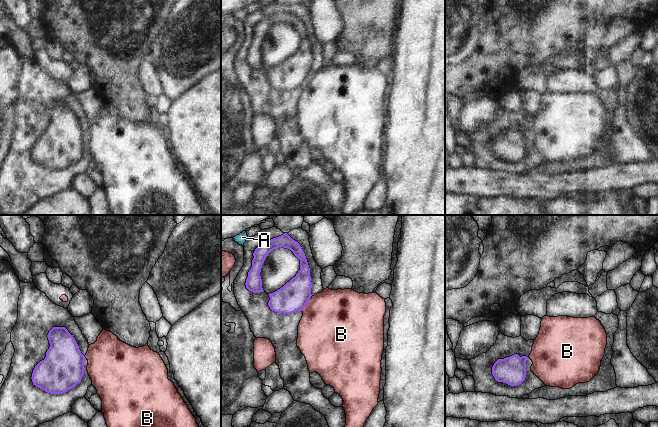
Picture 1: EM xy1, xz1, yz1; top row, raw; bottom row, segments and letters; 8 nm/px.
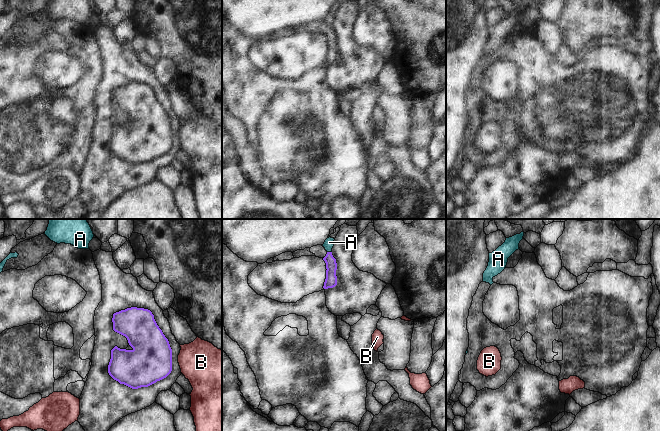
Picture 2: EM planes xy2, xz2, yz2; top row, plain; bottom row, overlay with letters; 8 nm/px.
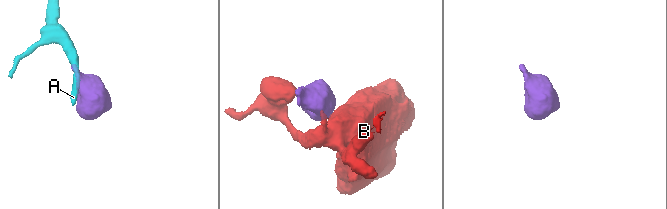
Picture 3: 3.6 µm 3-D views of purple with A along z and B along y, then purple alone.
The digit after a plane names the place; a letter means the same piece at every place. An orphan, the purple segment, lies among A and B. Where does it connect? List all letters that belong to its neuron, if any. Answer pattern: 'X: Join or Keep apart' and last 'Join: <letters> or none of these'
A: Keep apart
B: Keep apart
Join: none of these

